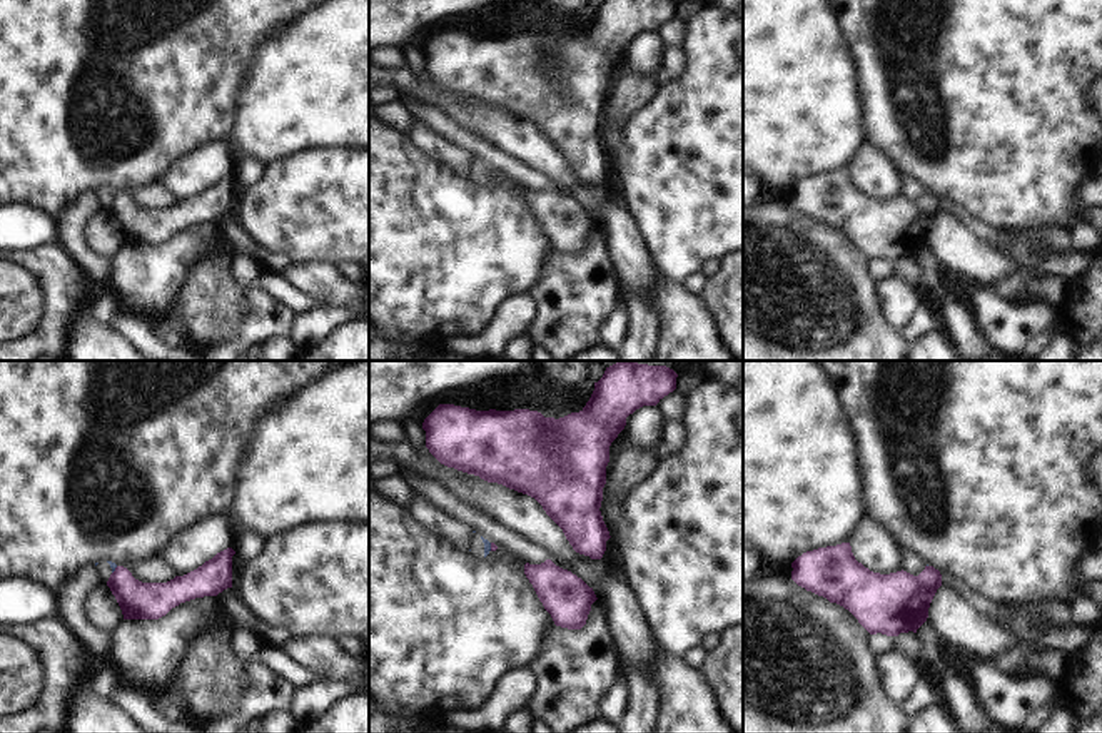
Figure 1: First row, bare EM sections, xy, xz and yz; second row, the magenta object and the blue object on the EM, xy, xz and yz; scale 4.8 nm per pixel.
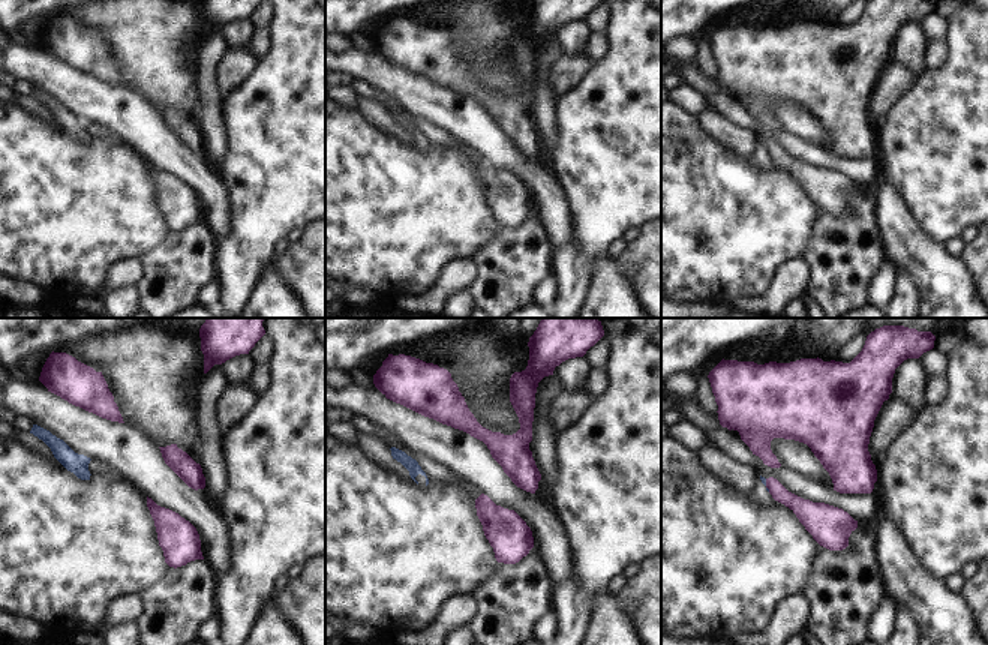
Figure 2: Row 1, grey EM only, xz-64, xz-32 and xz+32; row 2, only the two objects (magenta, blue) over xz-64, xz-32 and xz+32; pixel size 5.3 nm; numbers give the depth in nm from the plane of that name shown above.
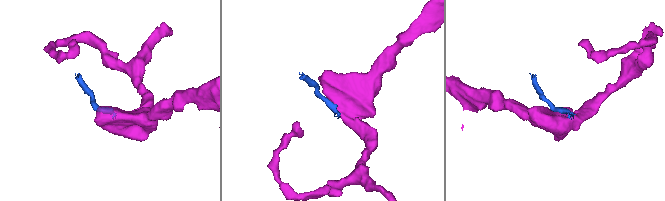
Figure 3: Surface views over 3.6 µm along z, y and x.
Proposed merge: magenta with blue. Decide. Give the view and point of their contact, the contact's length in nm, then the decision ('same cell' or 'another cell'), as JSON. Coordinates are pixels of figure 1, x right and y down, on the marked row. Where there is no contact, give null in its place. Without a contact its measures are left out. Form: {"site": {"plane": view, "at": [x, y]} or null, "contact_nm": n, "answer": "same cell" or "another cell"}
{"site": {"plane": "xz", "at": [491, 546]}, "contact_nm": 40, "answer": "another cell"}

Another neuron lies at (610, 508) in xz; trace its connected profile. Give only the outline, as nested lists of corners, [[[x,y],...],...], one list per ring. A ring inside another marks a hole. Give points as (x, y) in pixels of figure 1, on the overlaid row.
[[[608,483],[603,488],[603,501],[601,501],[601,516],[603,521],[609,531],[609,536],[616,536],[618,531],[618,524],[621,519],[621,504],[623,501],[619,498],[616,498],[614,494],[609,494],[609,486]]]

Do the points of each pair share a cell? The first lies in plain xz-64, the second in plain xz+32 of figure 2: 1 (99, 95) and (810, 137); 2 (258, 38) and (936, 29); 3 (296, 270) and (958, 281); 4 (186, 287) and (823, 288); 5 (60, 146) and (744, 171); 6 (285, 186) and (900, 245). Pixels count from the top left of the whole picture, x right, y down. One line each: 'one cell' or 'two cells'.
1: one cell
2: two cells
3: two cells
4: one cell
5: one cell
6: two cells

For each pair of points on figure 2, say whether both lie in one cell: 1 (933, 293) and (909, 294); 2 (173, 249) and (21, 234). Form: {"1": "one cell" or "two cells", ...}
{"1": "two cells", "2": "two cells"}

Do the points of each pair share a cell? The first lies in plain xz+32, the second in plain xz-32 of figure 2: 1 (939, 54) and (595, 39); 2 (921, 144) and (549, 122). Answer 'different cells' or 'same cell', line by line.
1: same cell
2: different cells

